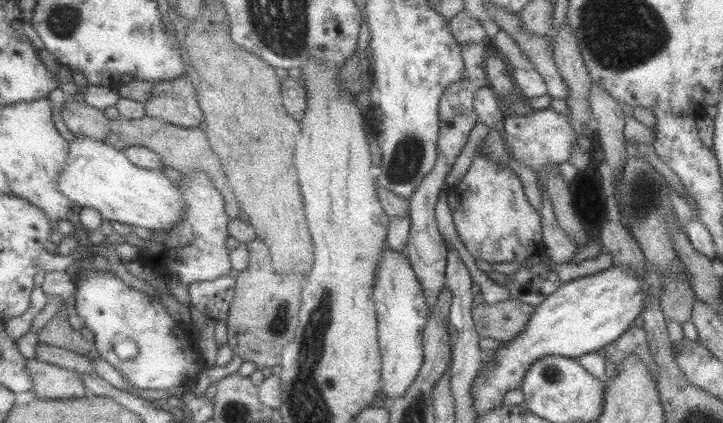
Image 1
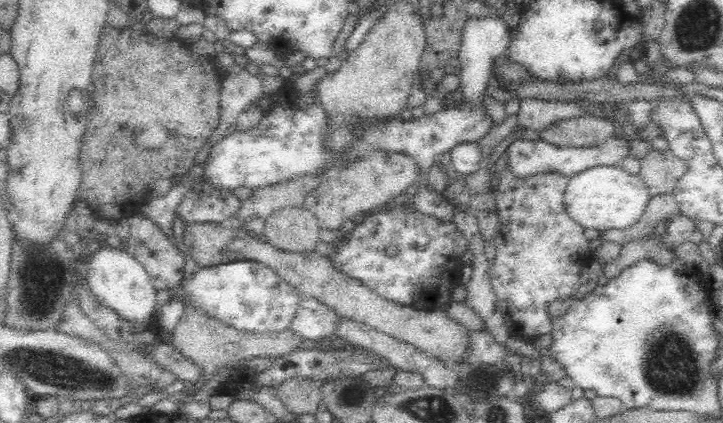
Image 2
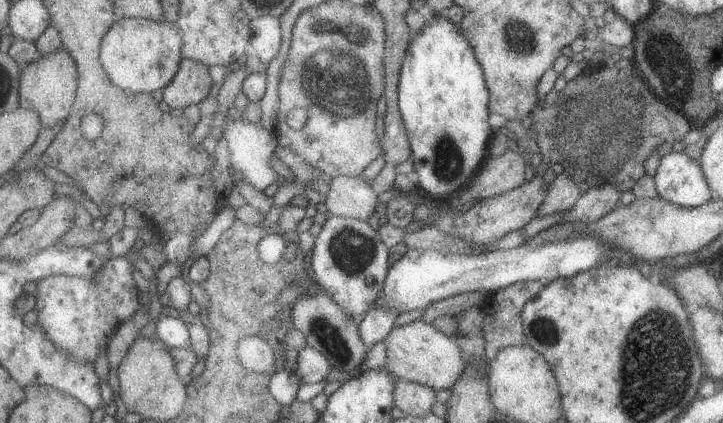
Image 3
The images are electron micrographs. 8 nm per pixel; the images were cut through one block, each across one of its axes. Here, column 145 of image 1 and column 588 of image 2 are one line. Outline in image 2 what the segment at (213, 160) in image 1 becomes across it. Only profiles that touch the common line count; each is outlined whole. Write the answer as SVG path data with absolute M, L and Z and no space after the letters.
M586 115L562 119L558 123L538 131L540 140L558 148L602 145L615 134L611 119Z

